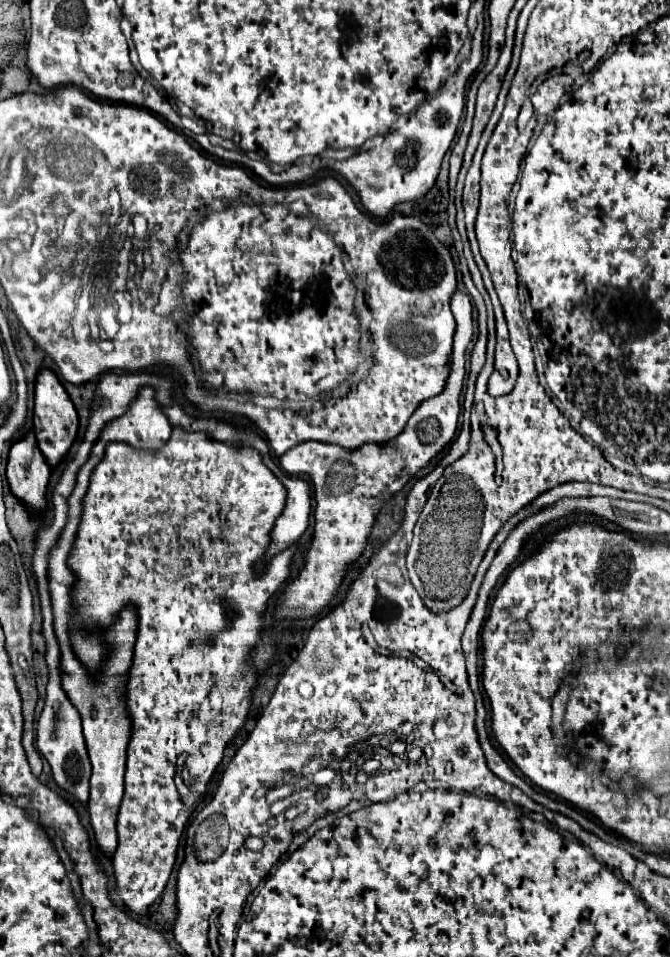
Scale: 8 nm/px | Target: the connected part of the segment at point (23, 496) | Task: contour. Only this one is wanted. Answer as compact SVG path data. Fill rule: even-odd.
M29 430L21 440L11 444L7 462L7 480L13 494L31 510L45 508L45 488L49 480L49 464L37 448L35 432Z

